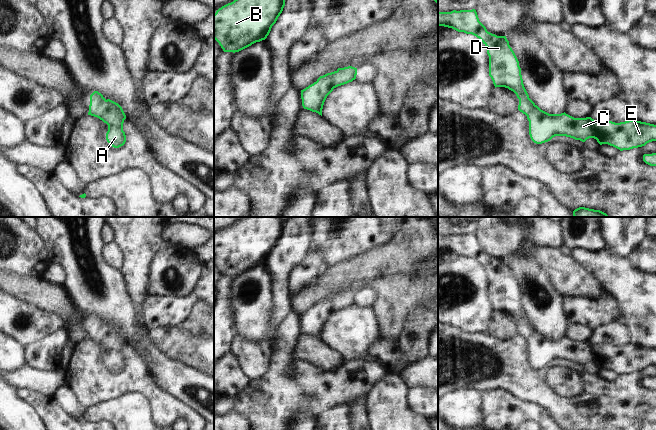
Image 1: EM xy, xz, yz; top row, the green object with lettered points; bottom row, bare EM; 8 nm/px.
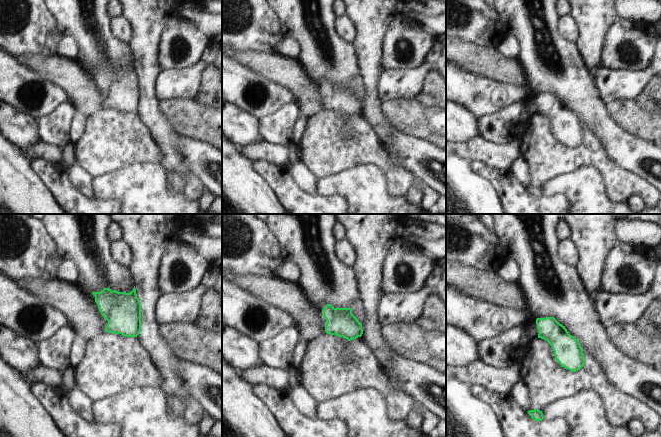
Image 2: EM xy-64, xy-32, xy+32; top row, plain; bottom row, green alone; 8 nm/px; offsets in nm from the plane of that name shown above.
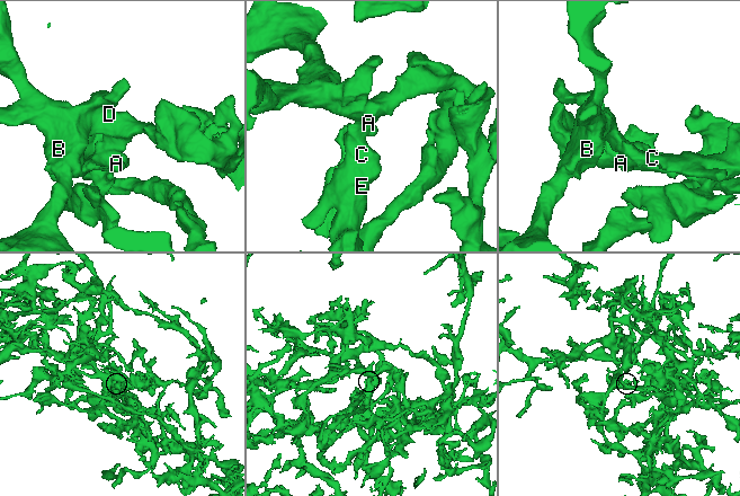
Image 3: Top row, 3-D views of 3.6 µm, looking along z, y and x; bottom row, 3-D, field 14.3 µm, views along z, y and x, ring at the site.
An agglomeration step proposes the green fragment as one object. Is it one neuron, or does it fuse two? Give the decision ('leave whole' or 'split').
leave whole

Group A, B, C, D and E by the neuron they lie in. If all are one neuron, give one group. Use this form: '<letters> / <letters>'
A B C D E

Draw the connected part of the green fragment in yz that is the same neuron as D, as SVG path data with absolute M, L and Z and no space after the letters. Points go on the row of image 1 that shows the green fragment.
M472 10L438 11L438 26L476 36L486 47L489 56L489 76L496 87L513 91L519 99L518 110L527 116L529 135L536 144L550 141L555 136L566 136L585 142L594 138L620 151L645 146L656 141L656 125L637 120L615 123L598 122L591 117L574 118L568 114L549 114L541 110L530 98L524 87L519 61L506 36L487 31Z

